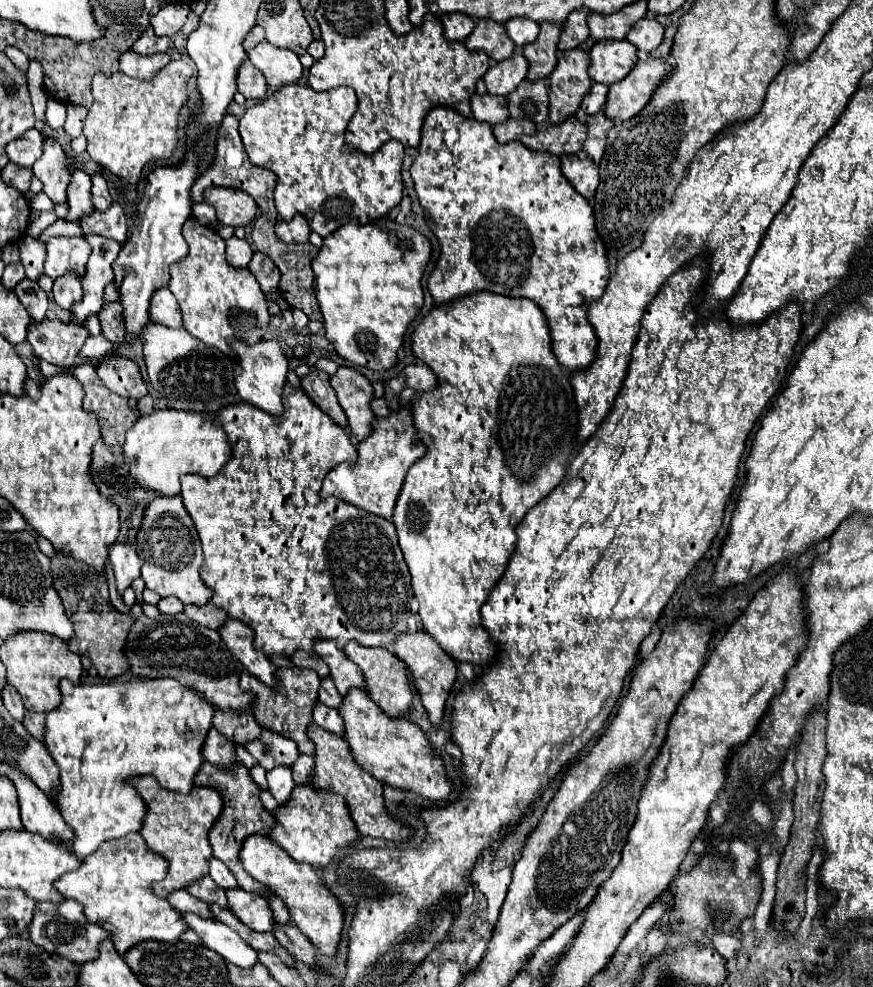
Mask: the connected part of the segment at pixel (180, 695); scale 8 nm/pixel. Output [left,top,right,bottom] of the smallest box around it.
[43,678,213,862]

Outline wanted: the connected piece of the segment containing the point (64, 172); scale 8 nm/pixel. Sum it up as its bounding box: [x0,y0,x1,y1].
[33,138,71,202]

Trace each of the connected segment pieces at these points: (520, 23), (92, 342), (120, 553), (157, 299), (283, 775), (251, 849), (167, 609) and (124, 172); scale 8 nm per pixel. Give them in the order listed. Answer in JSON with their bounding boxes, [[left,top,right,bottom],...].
[[505,18,539,46],[79,338,113,362],[109,544,143,596],[149,286,181,328],[267,766,295,804],[239,834,343,956],[157,596,183,614],[83,60,191,184]]

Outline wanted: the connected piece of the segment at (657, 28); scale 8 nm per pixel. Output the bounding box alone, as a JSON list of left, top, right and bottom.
[627,18,665,54]

